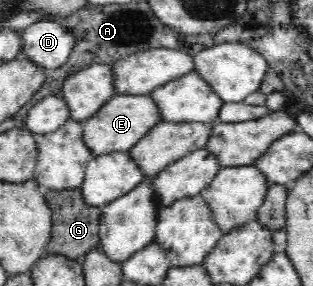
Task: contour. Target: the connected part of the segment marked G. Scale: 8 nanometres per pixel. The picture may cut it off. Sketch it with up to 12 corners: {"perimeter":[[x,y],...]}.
{"perimeter":[[80,187],[48,189],[46,254],[81,259],[99,247],[101,207]]}

